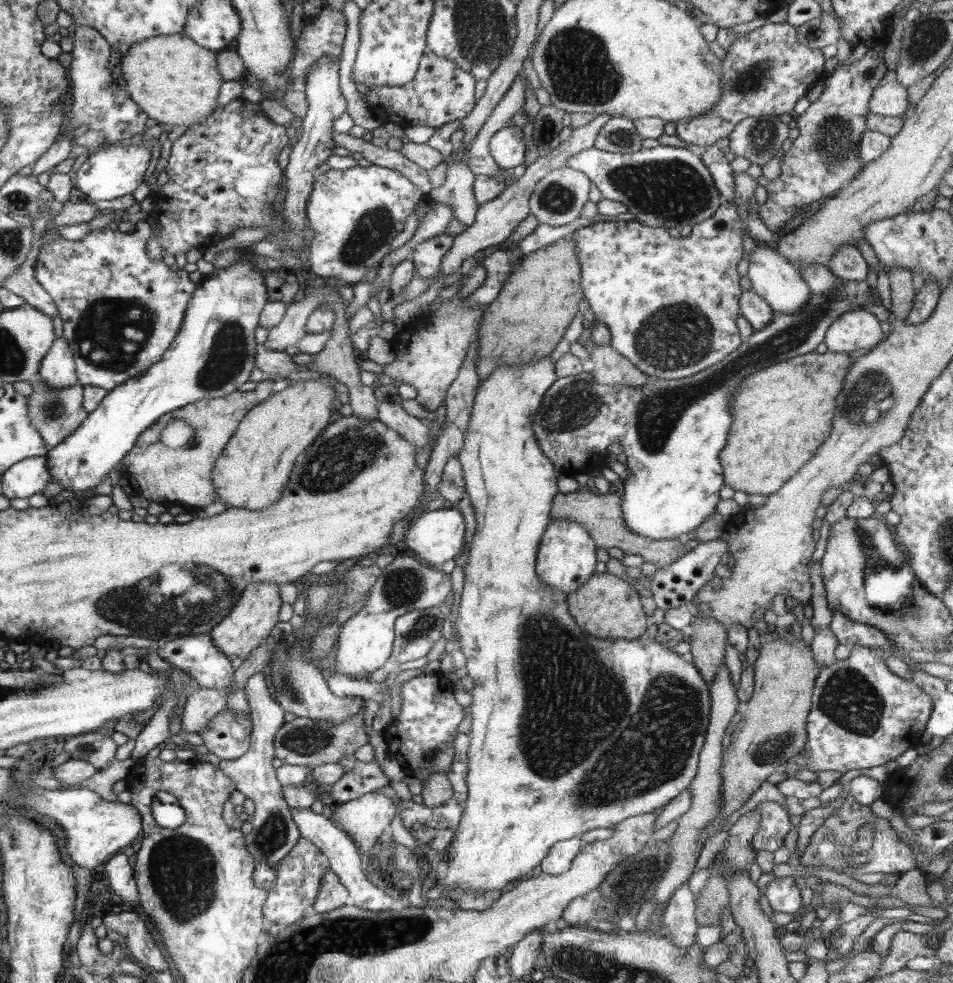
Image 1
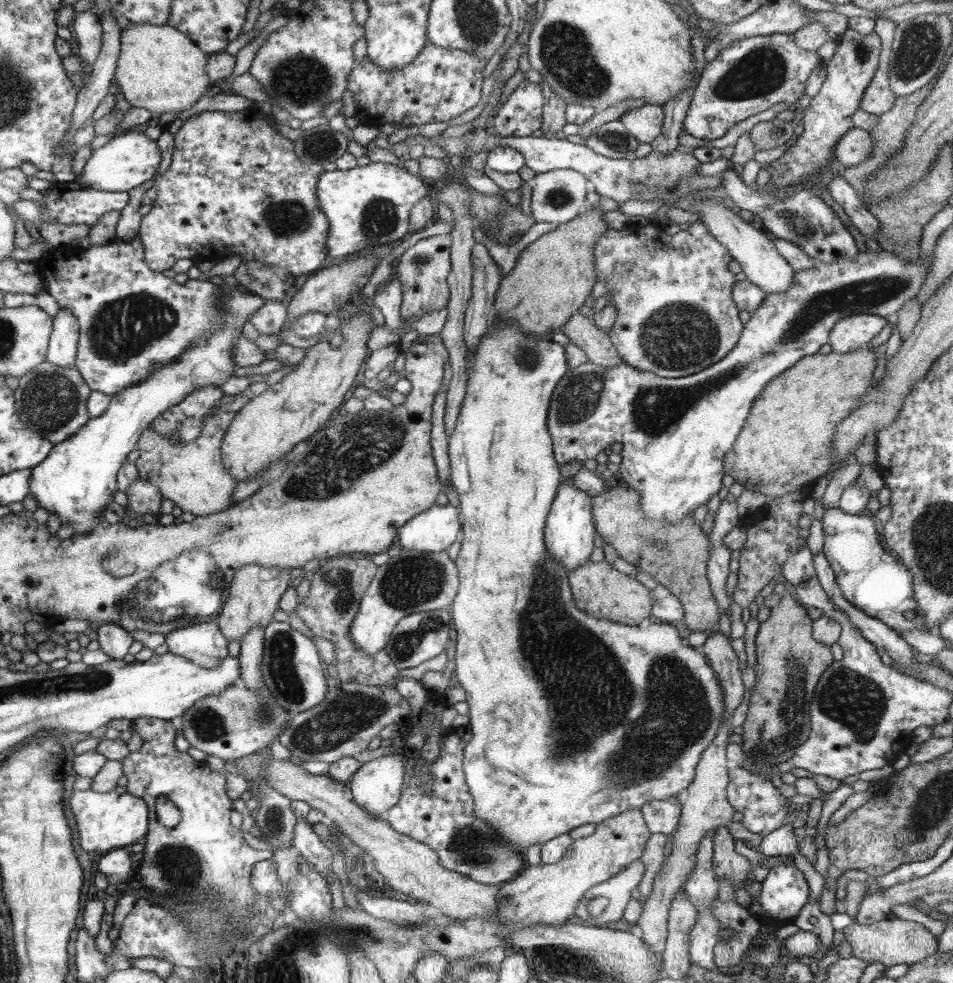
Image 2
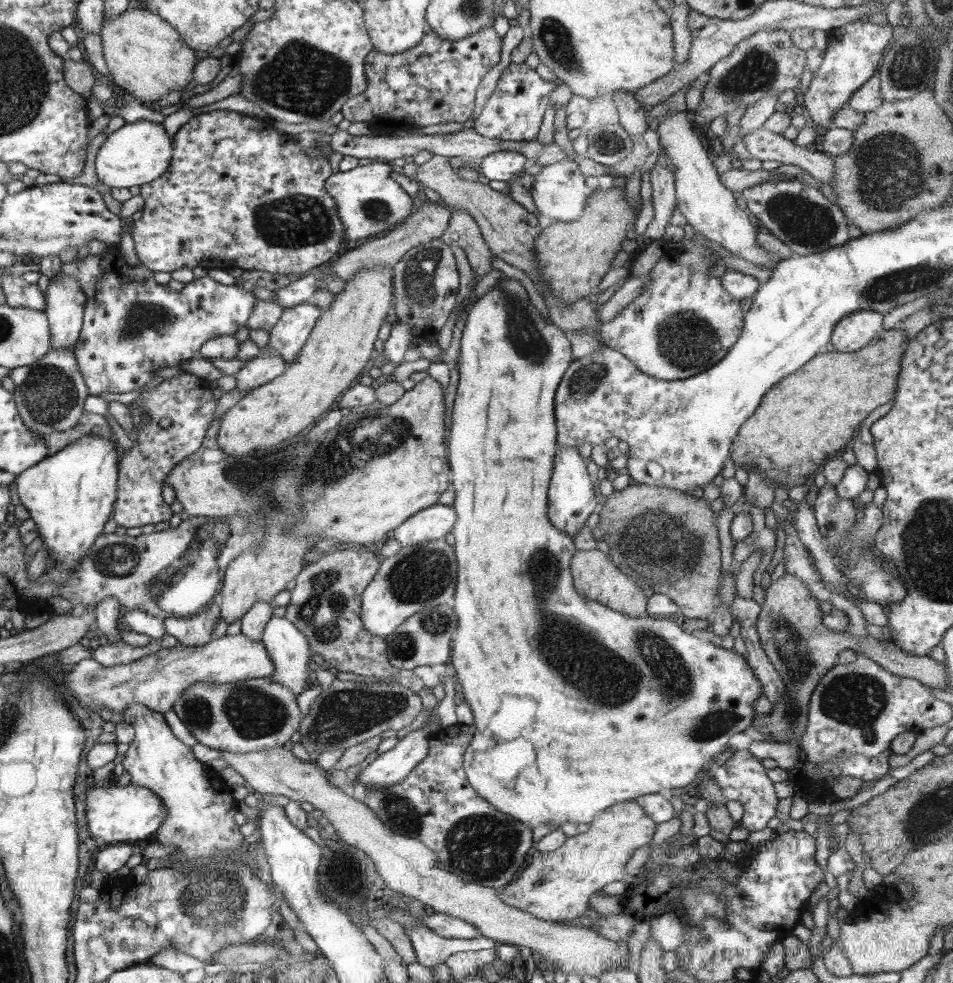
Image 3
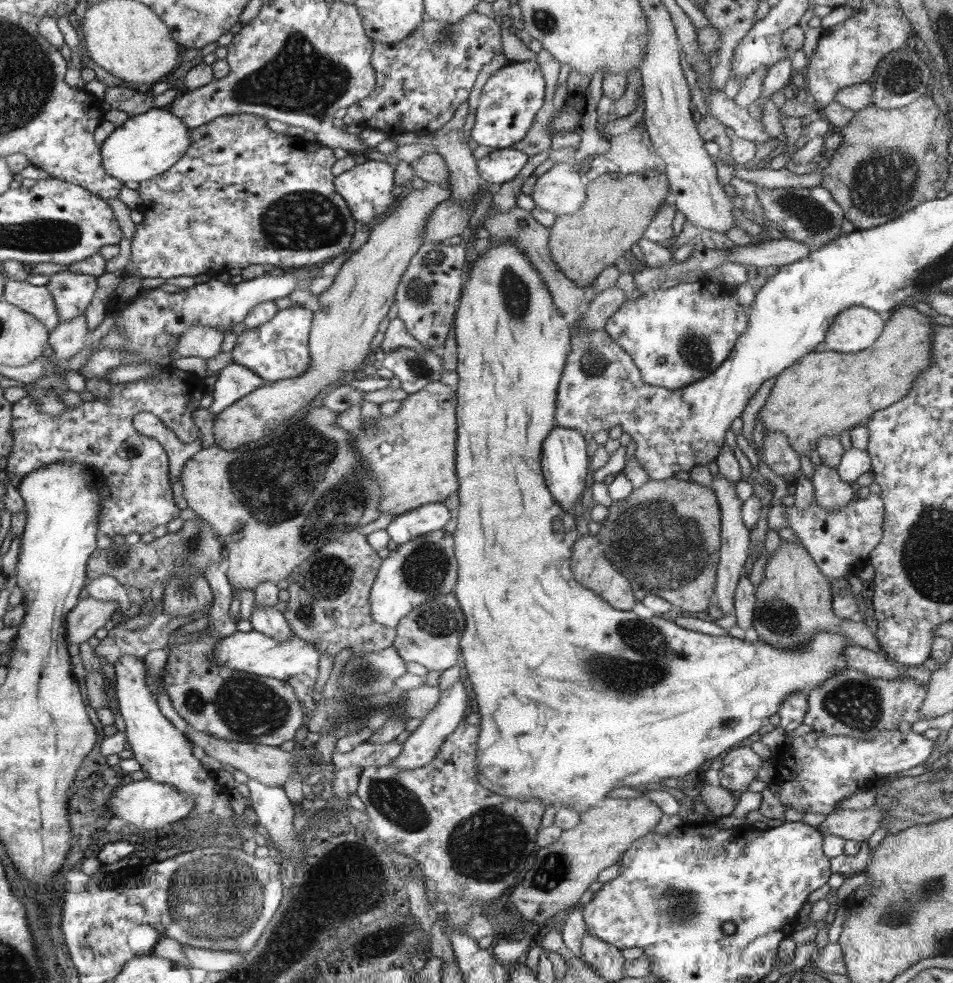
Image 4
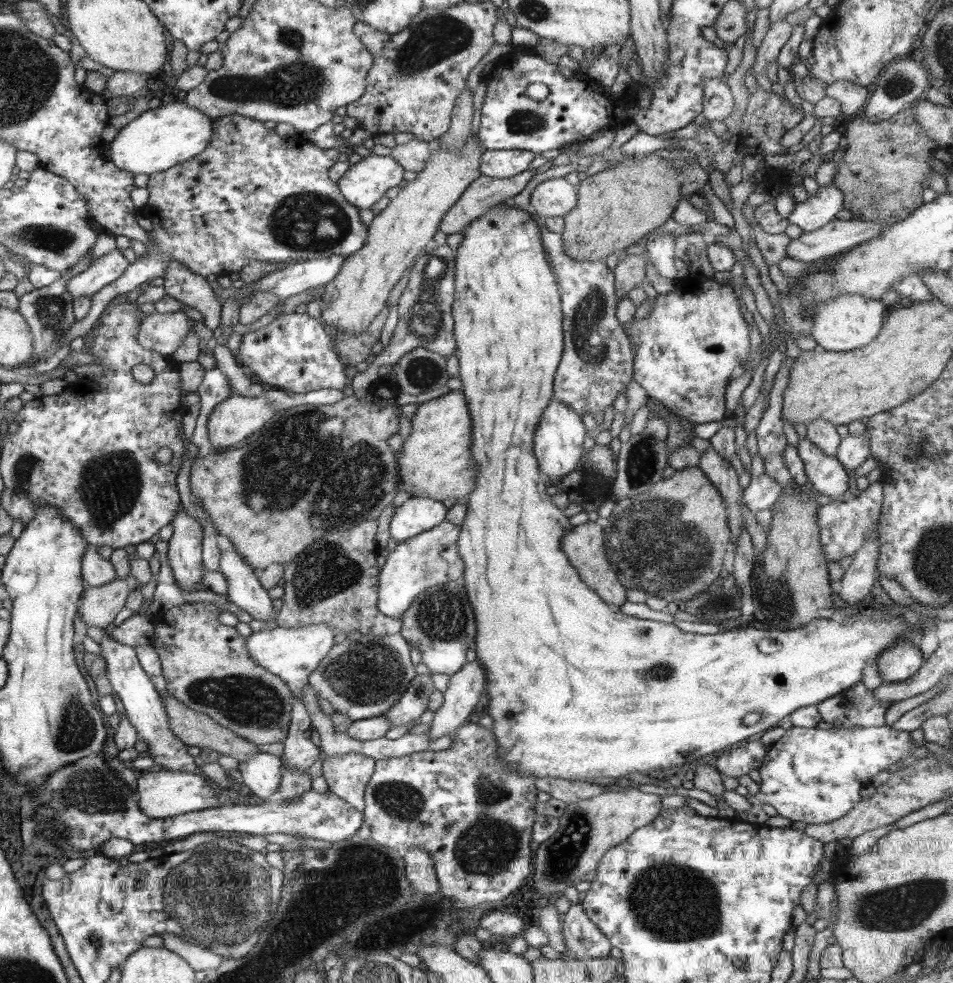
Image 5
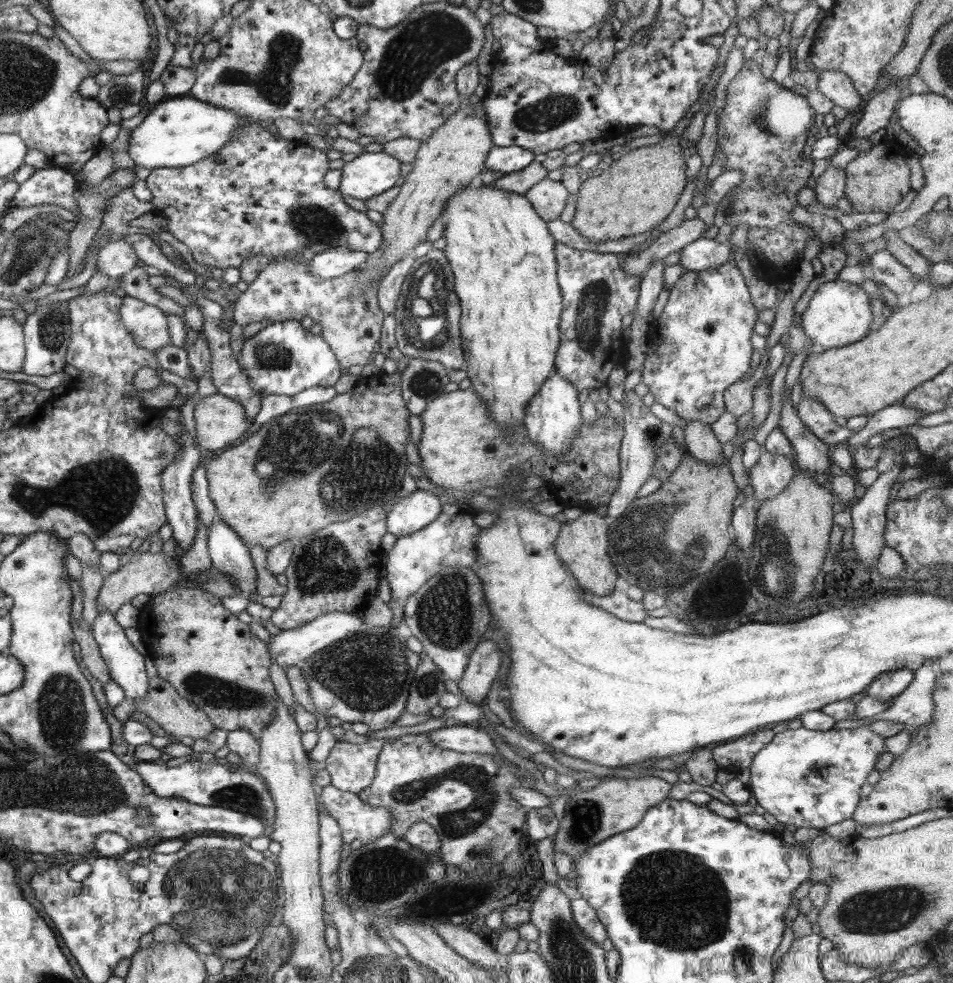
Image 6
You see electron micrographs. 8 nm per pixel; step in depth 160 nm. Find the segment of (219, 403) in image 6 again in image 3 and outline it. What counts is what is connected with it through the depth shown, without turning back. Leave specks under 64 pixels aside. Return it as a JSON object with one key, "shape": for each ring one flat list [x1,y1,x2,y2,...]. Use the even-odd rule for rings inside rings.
{"shape":[[375,266,363,268,354,278,347,281,342,292,335,294,332,304,321,313,320,320,314,325,312,336,305,342,300,355,289,363,285,373,274,378,272,382,251,390,236,405,222,415,217,441,226,454,246,456,255,449,269,448,298,436,304,428,310,428,324,412,328,412,334,402,350,389,350,384,366,368,372,358,374,342,378,340,380,324,384,322,392,302,392,268]]}

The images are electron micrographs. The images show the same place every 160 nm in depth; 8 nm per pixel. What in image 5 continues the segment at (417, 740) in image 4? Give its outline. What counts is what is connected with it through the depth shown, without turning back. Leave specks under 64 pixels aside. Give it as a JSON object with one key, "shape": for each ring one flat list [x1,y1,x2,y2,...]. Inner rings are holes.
{"shape":[[470,659,459,673,451,676,447,690,443,692,443,703,435,712,434,720,430,724,430,732,428,732,430,739,438,739,464,729,466,718,474,714,475,708,478,706,480,698,482,698,482,692,484,692,488,684,485,672,485,668,482,667,482,664,478,663,478,660,473,661]]}

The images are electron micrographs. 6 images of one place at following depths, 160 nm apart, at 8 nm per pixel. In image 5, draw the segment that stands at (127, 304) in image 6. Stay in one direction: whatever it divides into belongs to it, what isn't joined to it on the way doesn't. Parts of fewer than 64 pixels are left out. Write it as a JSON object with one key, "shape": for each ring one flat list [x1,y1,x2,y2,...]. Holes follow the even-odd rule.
{"shape":[[184,312,148,314,137,334,138,338,142,338,142,342,137,343,171,359,172,354,183,345,185,337,193,330,194,323]]}

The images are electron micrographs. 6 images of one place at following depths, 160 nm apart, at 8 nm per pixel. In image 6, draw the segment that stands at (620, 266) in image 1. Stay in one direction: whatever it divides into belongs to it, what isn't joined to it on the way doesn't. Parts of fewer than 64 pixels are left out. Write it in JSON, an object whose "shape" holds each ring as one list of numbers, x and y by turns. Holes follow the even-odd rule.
{"shape":[[734,256,730,257,730,261,724,265,717,266,713,269,701,270,701,271,686,271,679,281,670,289,670,296,667,304,664,306,658,319,654,323,650,324,648,331,649,349,646,353,644,364,641,368,642,380,646,386,650,389,650,392,654,395,655,402,662,404,670,410,674,410,680,418,684,418,689,422,698,421,704,424,712,424,715,422,722,413,725,411,725,400,723,398,724,391,728,387,732,386,736,381,740,381,741,378,749,371,750,358,754,347,750,342,752,336,753,326,756,324,758,318,757,308,752,302,751,294,748,290,745,278,742,277,742,271,736,266]]}

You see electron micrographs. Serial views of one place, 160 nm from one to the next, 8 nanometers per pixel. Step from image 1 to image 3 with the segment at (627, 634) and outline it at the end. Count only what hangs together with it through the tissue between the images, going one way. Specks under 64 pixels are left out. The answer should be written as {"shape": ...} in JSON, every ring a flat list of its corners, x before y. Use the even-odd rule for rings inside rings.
{"shape":[[598,549,577,550,572,555,569,567,578,595,632,618,646,617,648,598,644,596,642,588,634,583,633,578,624,574,608,554]]}

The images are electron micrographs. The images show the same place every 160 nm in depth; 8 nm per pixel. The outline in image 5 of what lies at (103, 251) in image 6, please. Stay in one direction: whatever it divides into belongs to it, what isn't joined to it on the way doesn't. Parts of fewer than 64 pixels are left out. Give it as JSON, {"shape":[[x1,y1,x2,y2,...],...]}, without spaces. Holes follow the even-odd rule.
{"shape":[[114,250,90,263,90,266,80,274,75,274,72,279,68,279,65,287,72,301,79,296,91,297,102,288,107,287,114,279,120,278,128,265,128,260,120,250]]}

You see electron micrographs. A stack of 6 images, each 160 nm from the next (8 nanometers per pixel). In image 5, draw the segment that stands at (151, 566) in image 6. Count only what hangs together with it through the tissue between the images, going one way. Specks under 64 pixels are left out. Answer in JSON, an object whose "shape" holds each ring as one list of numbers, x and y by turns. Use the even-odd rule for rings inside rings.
{"shape":[[131,574,126,579,117,577,102,587,87,588,82,598,80,618,87,627,106,629,125,607,130,592,139,588,140,584]]}

